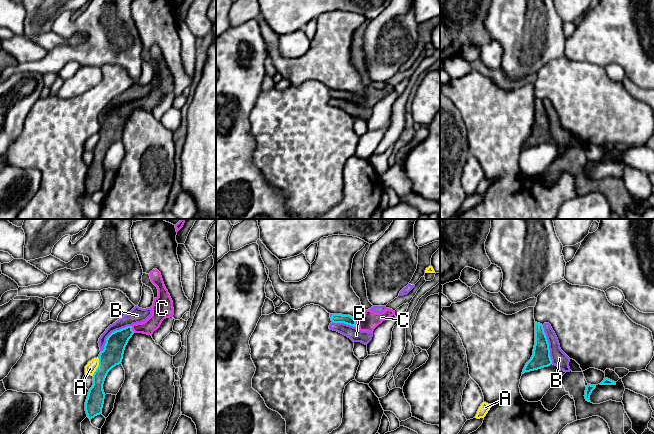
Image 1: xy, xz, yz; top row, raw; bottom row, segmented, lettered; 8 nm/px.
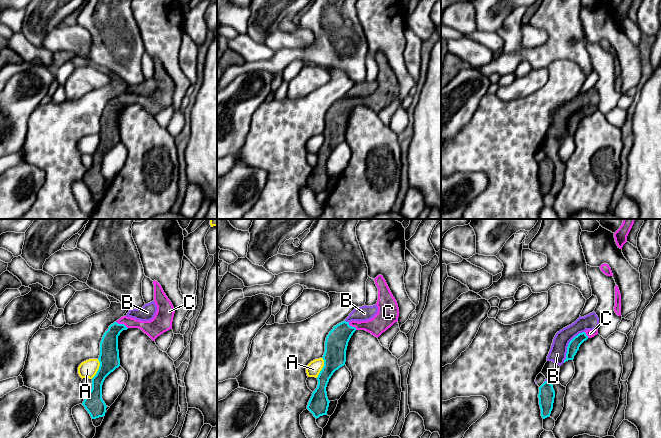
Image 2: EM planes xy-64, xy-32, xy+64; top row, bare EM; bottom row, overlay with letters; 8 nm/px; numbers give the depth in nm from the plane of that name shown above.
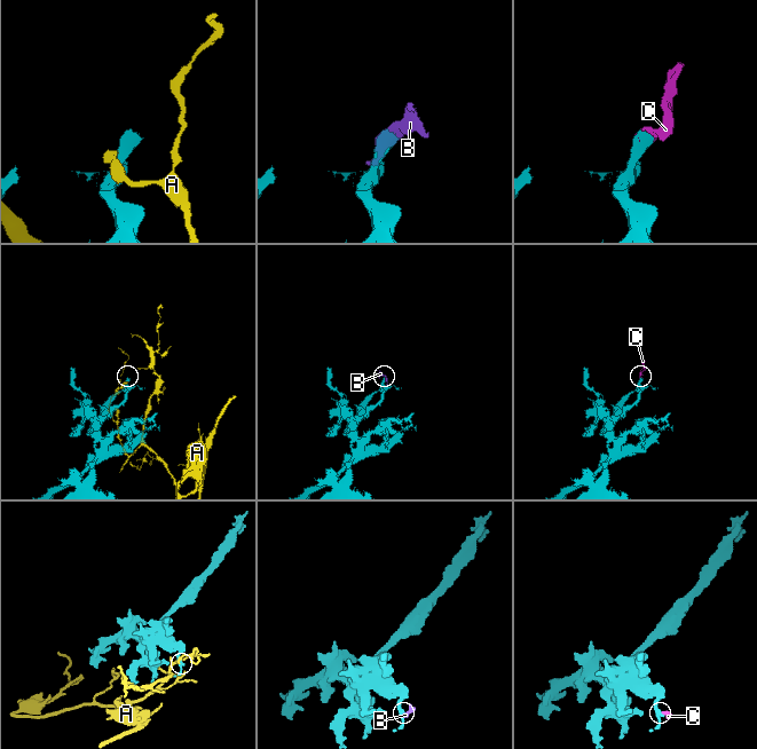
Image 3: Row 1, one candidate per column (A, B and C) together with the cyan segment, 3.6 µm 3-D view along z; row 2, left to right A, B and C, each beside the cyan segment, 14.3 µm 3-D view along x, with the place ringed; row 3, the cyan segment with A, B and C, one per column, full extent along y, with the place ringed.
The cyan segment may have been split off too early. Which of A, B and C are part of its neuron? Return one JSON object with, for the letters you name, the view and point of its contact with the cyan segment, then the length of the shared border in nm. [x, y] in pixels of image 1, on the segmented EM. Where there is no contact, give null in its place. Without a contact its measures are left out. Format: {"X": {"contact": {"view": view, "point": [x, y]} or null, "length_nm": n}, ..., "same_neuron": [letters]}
{"C": {"contact": {"view": "xz", "point": [355, 323]}, "length_nm": 110}, "same_neuron": ["C"]}

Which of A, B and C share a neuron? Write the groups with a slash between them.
A / B / C

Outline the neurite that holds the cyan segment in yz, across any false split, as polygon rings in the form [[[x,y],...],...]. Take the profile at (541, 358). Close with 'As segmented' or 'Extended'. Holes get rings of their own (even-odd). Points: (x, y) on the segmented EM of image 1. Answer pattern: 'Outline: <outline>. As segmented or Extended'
Outline: [[[535,322],[535,345],[531,359],[526,363],[522,374],[548,367],[552,364],[549,343],[543,325]]]. As segmented

